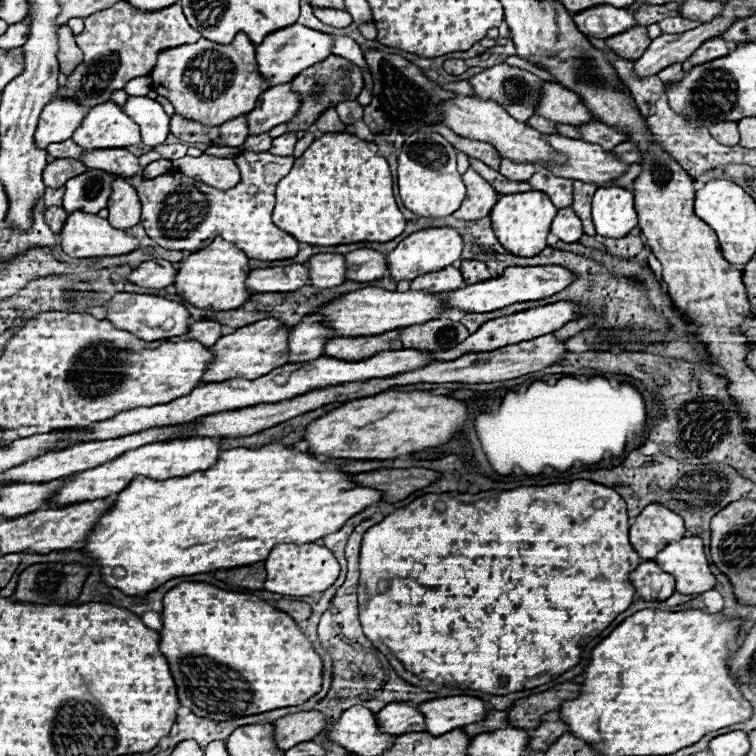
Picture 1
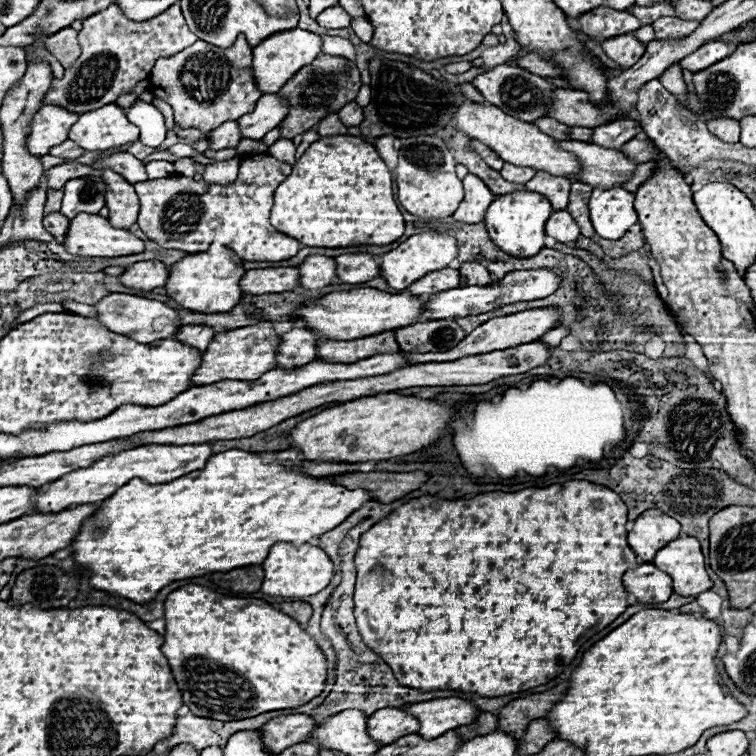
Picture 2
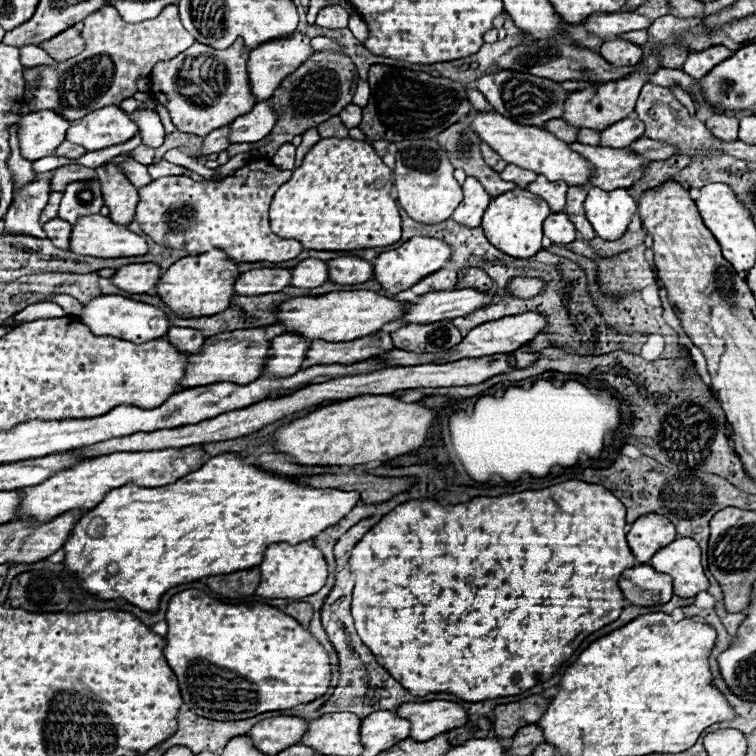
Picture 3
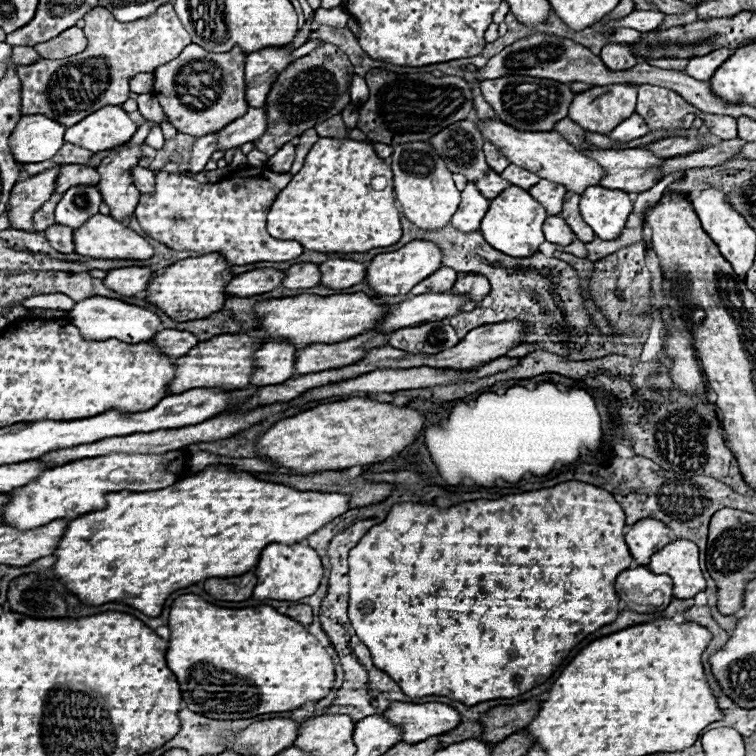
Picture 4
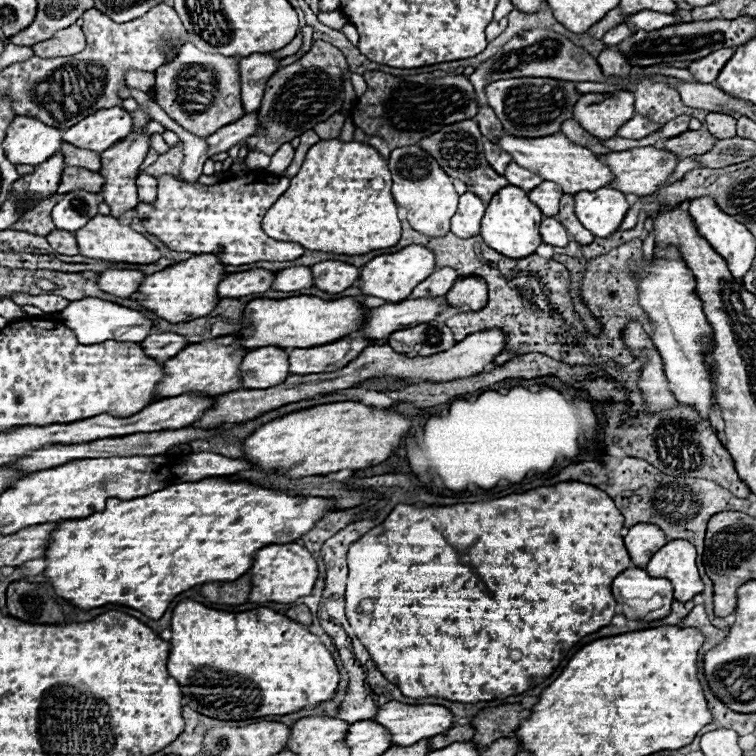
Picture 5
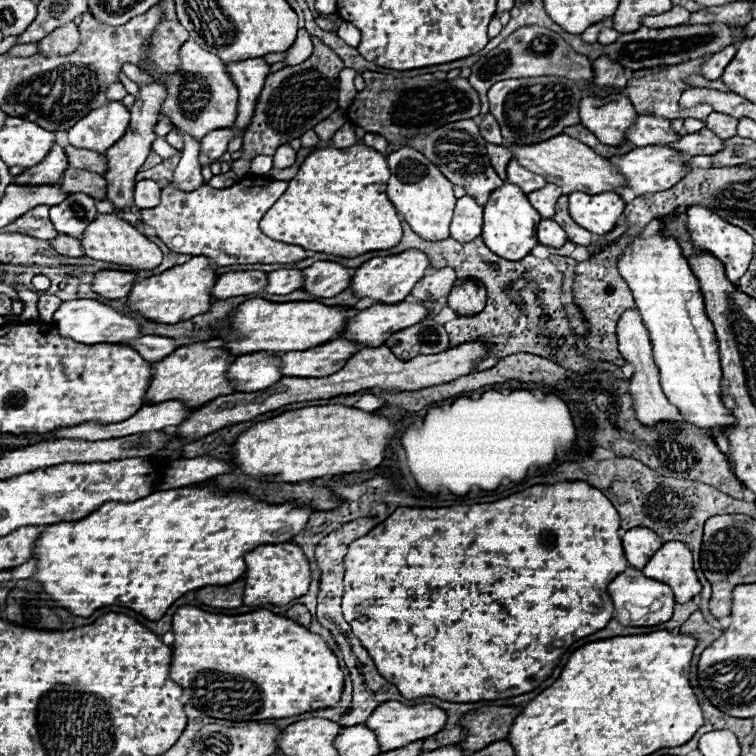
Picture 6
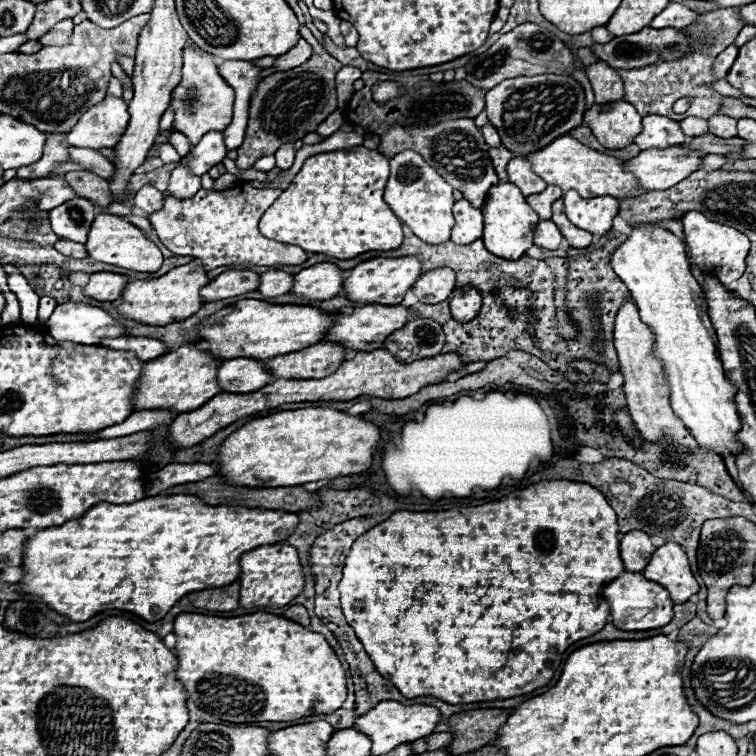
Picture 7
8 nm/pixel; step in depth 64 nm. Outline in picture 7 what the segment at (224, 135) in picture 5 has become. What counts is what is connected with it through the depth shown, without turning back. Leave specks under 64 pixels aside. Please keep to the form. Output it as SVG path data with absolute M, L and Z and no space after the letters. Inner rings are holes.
M208 132L208 134L204 134L204 138L192 148L190 170L192 170L192 174L202 176L202 174L208 172L212 166L220 164L224 156L226 156L224 132Z

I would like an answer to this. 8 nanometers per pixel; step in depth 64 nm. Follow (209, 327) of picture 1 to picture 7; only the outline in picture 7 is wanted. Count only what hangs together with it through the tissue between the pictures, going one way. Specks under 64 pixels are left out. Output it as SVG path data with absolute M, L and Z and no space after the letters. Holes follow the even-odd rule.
M124 336L120 340L104 340L104 342L100 342L100 346L116 348L116 350L130 350L142 362L156 360L166 354L166 344L162 340L146 338L146 336Z

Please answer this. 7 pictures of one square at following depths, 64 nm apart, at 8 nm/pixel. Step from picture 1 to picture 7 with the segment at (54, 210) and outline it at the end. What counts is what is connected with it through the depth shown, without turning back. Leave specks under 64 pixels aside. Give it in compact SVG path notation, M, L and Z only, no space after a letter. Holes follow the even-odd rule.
M60 238L54 248L64 254L64 256L70 256L70 258L86 258L88 252L84 252L84 244L78 244L78 242L72 242L72 240L64 240Z

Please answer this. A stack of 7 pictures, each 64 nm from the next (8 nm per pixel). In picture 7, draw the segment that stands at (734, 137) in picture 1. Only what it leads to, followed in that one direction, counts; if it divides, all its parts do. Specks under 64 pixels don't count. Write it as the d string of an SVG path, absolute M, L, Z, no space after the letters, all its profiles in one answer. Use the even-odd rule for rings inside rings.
M714 114L712 118L708 118L708 128L712 134L720 136L720 138L734 138L736 136L736 120L724 114Z

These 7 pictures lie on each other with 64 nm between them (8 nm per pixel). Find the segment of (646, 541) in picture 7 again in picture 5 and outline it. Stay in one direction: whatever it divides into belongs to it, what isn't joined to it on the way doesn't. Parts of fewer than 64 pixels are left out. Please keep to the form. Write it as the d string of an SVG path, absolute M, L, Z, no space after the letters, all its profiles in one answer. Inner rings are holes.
M634 524L632 528L628 528L628 534L624 536L626 548L630 552L630 558L636 566L646 566L650 556L654 556L654 552L658 552L668 540L664 536L664 530L658 528L656 524Z

